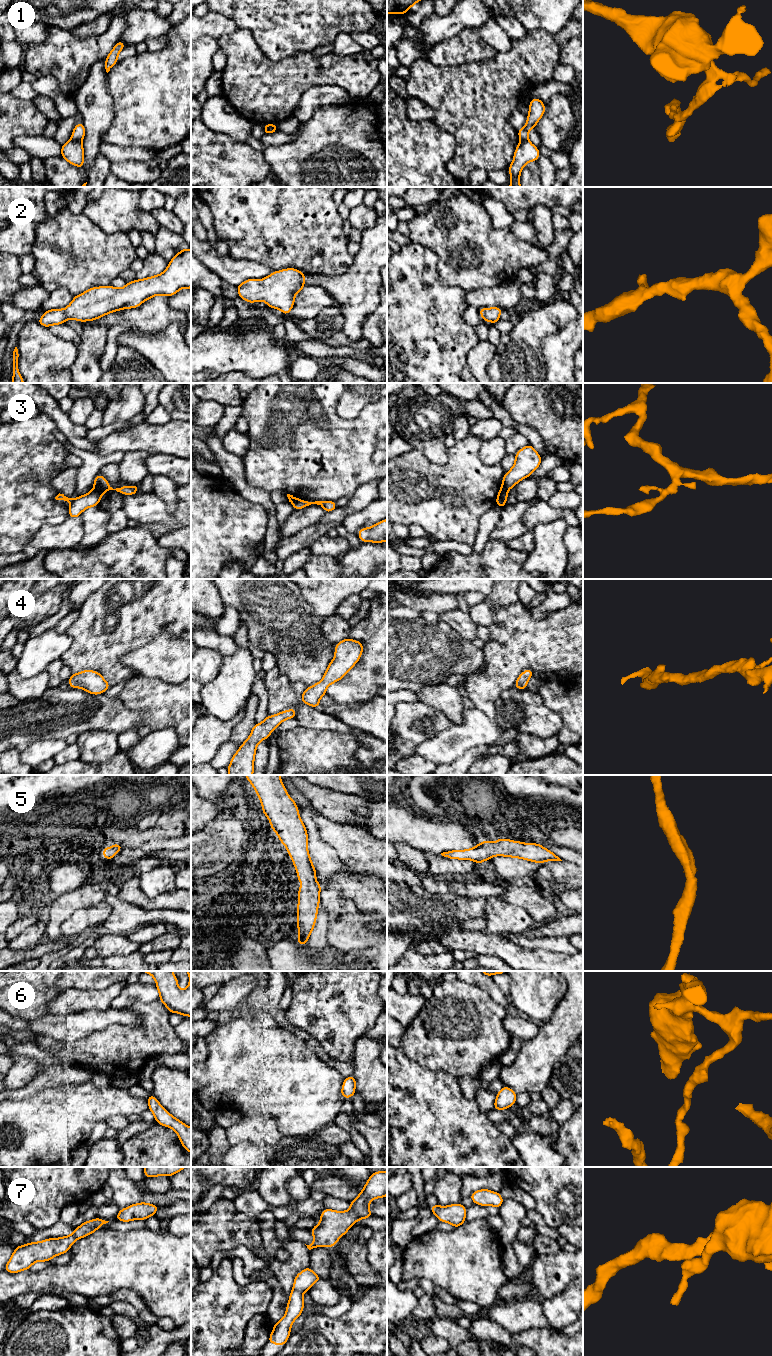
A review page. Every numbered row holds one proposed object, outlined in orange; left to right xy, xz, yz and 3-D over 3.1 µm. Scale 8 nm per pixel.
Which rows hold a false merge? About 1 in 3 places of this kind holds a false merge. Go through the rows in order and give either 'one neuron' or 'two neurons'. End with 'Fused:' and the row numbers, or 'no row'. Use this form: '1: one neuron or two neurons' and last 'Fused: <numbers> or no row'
1: two neurons
2: one neuron
3: two neurons
4: one neuron
5: one neuron
6: two neurons
7: one neuron
Fused: 1, 3, 6

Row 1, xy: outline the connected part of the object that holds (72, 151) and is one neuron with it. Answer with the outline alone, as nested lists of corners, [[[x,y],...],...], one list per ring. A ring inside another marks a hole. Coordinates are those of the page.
[[[69,140],[61,146],[61,156],[70,164],[83,168],[84,149],[82,141]]]

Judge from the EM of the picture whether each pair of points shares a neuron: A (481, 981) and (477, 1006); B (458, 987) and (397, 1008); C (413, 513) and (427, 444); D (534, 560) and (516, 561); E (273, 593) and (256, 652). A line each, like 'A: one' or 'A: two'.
A: two
B: two
C: two
D: two
E: two

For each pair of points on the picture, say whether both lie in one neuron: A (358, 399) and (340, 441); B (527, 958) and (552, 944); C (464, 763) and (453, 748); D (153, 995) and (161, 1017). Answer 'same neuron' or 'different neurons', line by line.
A: different neurons
B: different neurons
C: different neurons
D: different neurons

